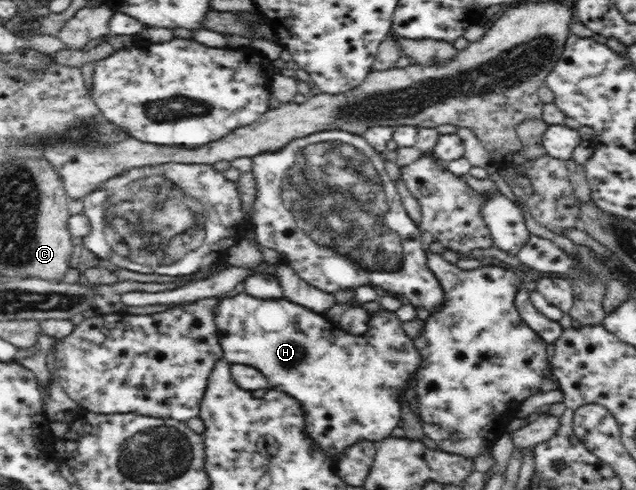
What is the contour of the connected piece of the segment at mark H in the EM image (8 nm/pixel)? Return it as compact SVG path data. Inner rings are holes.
M242 292L233 297L219 299L214 312L219 343L223 350L222 358L231 364L248 365L258 369L268 379L271 388L275 388L279 392L285 392L290 397L295 398L295 400L300 403L304 412L307 436L309 436L309 438L316 443L316 447L327 457L330 457L331 460L337 461L339 455L343 453L343 449L347 449L347 447L351 447L351 445L355 445L359 443L359 441L373 441L376 443L391 438L393 429L398 427L399 421L402 420L401 401L403 401L403 393L405 393L405 389L415 381L415 373L419 371L419 365L421 365L419 352L417 352L417 348L415 348L415 342L405 334L405 331L401 328L402 321L399 320L394 311L384 309L378 314L370 315L368 319L368 330L360 336L347 333L339 325L327 319L324 314L318 314L285 298L262 300Z

